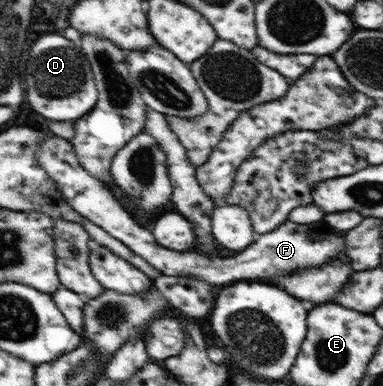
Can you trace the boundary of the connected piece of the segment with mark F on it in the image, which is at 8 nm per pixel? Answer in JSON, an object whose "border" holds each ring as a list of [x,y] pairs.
{"border":[[[46,134],[45,139],[39,143],[37,159],[39,159],[39,164],[47,170],[51,179],[56,182],[59,190],[64,194],[64,199],[78,214],[89,219],[91,223],[102,227],[111,237],[122,241],[129,249],[143,257],[151,267],[166,275],[168,280],[172,280],[175,276],[181,276],[197,278],[207,281],[207,283],[215,283],[215,285],[233,283],[233,281],[239,282],[243,279],[266,281],[271,277],[283,277],[283,275],[297,273],[299,269],[319,267],[319,265],[325,265],[333,259],[337,261],[339,253],[343,253],[346,249],[345,233],[326,222],[298,224],[291,220],[285,220],[269,233],[256,236],[251,245],[229,259],[209,259],[207,255],[195,251],[179,253],[169,251],[157,243],[151,231],[143,229],[137,223],[133,215],[119,203],[112,190],[85,171],[85,168],[79,164],[70,141],[57,136],[49,137]]]}

